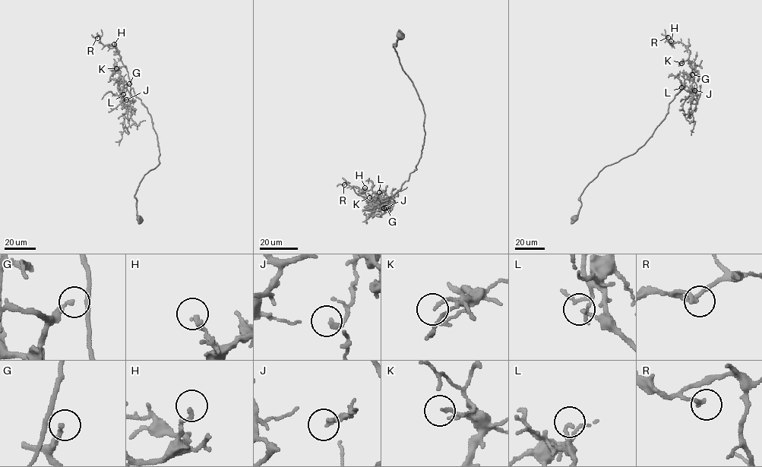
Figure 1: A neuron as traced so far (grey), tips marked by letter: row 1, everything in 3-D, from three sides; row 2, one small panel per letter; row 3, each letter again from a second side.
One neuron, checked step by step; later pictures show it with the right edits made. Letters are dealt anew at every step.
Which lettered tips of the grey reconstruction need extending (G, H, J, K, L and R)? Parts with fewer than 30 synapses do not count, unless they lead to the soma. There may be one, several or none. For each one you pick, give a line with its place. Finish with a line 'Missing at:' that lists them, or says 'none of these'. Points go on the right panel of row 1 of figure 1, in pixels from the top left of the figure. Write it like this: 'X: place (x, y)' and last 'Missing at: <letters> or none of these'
Missing at: none of these

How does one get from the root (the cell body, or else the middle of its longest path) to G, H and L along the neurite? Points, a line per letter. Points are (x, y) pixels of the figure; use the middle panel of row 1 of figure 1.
G: (399, 36), (393, 46), (422, 105), (425, 136), (416, 168), (386, 207)
H: (399, 36), (393, 46), (425, 112), (421, 156), (385, 209), (380, 205), (374, 209), (366, 200), (365, 187)
L: (399, 36), (393, 46), (422, 105), (424, 143), (390, 211), (394, 203), (379, 203), (379, 192)

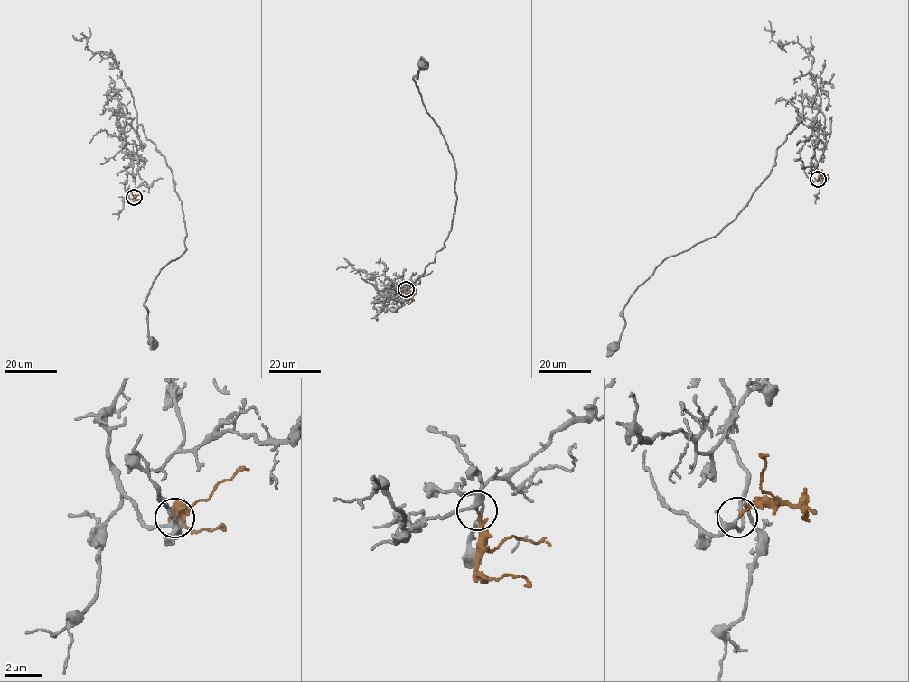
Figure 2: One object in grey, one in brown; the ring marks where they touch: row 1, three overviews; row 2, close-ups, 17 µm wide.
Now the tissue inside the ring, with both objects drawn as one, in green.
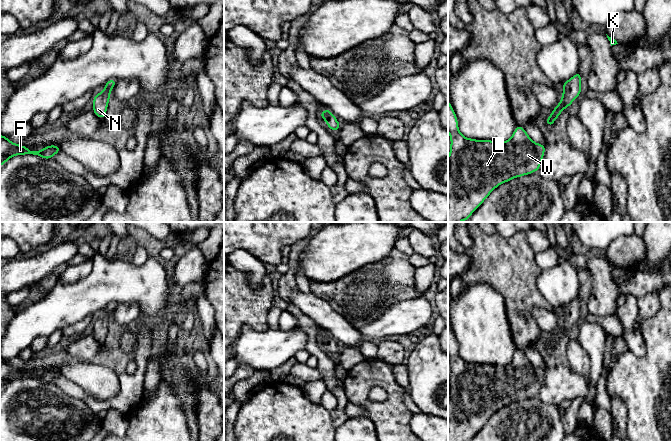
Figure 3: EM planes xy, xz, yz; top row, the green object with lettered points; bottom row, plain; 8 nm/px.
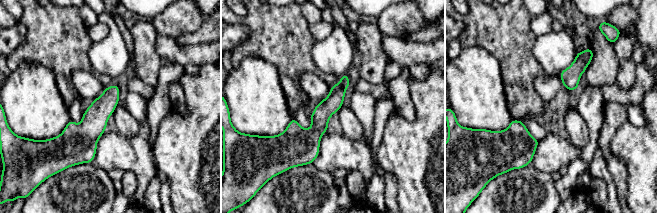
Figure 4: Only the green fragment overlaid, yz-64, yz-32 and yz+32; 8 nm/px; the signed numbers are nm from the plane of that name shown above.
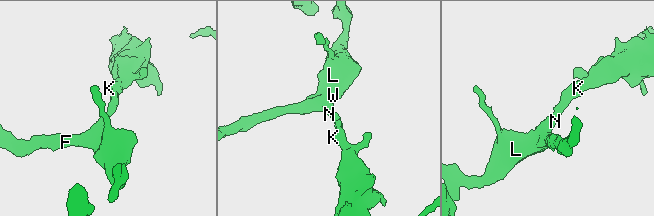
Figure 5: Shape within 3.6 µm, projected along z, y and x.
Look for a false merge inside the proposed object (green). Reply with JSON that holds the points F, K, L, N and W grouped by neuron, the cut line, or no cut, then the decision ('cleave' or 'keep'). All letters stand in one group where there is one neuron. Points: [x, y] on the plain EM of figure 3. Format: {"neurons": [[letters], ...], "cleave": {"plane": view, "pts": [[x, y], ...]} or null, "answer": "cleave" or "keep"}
{"neurons": [["F", "K", "L", "N", "W"]], "cleave": null, "answer": "keep"}

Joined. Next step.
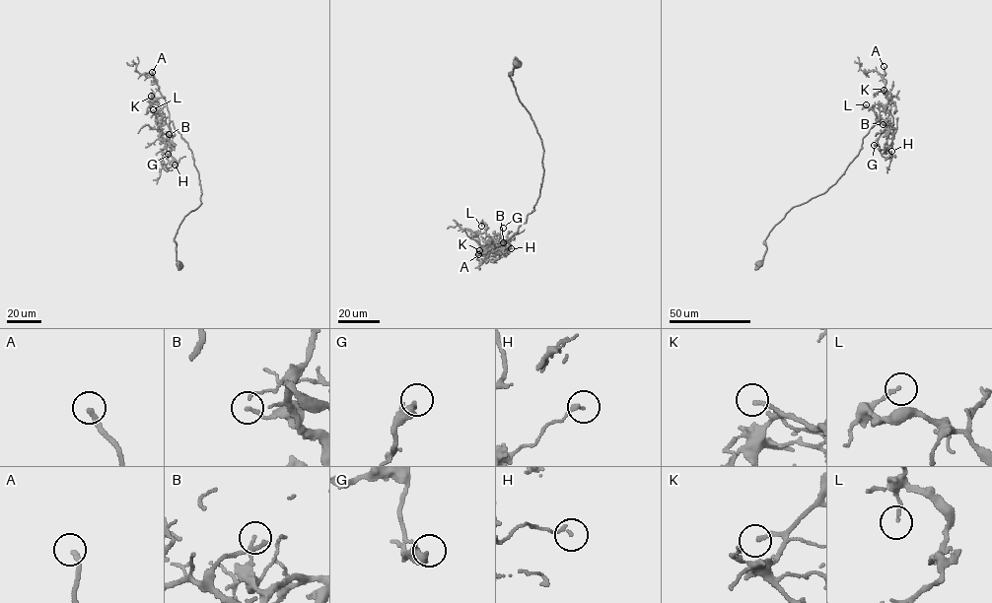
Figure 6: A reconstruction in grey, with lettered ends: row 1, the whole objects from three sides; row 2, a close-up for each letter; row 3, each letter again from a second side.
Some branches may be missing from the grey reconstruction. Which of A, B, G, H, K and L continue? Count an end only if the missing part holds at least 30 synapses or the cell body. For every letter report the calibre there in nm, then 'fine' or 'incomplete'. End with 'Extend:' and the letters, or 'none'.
A: calibre 240 nm; incomplete
B: calibre 140 nm; fine
G: calibre 440 nm; fine
H: calibre 140 nm; fine
K: calibre 170 nm; incomplete
L: calibre 140 nm; fine
Extend: A, K

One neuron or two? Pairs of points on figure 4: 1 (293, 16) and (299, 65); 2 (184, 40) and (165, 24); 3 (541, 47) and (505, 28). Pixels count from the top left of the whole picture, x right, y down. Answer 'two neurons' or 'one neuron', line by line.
1: one neuron
2: two neurons
3: two neurons

